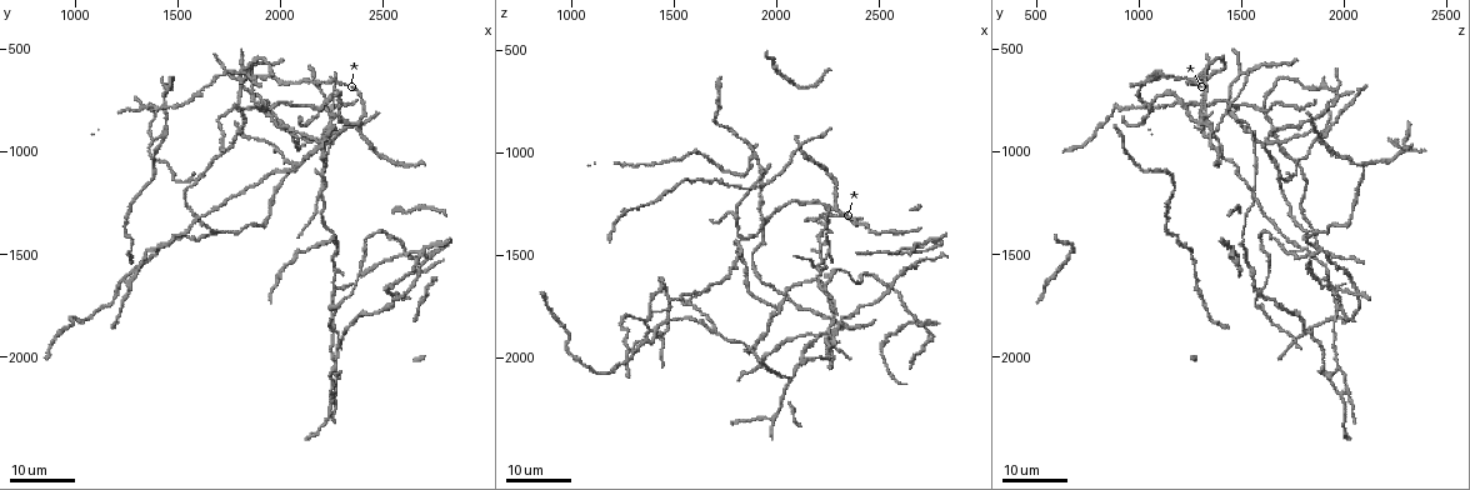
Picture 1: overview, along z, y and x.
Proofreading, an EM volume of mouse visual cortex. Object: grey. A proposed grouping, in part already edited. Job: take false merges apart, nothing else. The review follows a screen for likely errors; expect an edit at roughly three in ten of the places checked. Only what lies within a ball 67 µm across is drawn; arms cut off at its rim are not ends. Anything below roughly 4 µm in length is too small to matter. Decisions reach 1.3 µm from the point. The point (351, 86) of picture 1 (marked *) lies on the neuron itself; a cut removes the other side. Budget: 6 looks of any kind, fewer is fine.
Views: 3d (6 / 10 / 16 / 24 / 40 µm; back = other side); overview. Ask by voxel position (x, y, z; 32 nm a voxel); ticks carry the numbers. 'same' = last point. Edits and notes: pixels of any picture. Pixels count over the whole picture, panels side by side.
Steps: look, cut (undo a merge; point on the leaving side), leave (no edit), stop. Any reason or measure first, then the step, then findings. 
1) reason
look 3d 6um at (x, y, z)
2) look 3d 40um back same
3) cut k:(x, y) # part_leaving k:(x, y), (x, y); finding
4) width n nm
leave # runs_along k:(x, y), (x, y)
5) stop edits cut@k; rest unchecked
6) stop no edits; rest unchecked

three-way junction
look 3d 24um at (2190, 940, 1900)

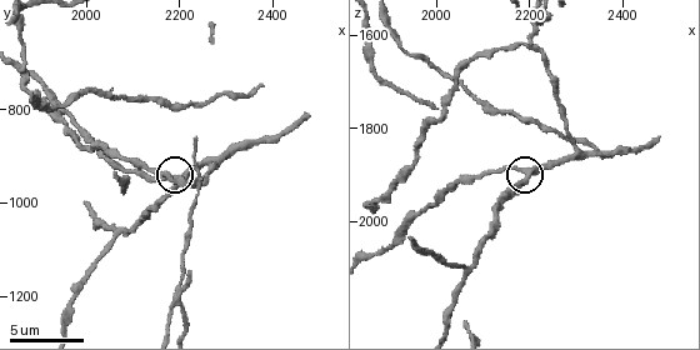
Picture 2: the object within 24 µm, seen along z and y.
look 3d 6um same

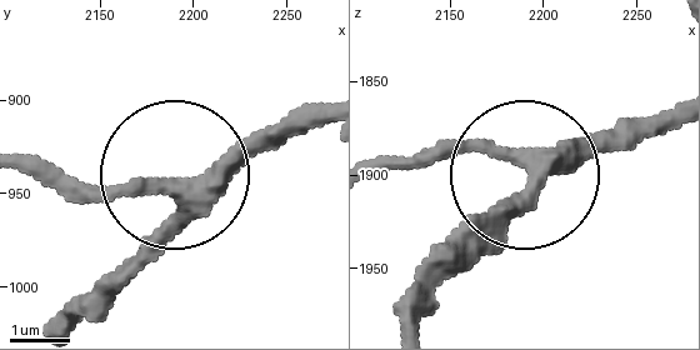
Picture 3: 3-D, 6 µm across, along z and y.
arms 3
leave # continuous, no second neuron

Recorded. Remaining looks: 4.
four arms meet
look 3d 16um at (2670, 1490, 1460)

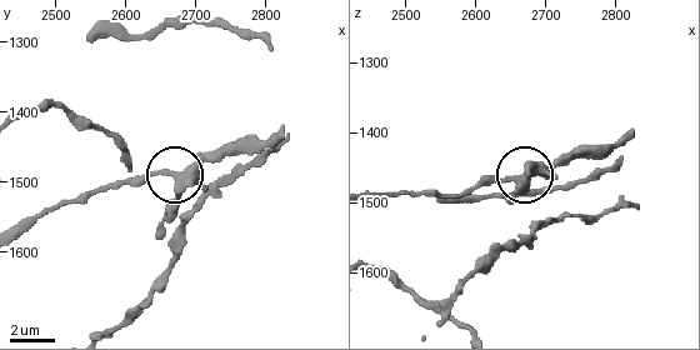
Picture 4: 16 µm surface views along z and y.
look 3d 6um same

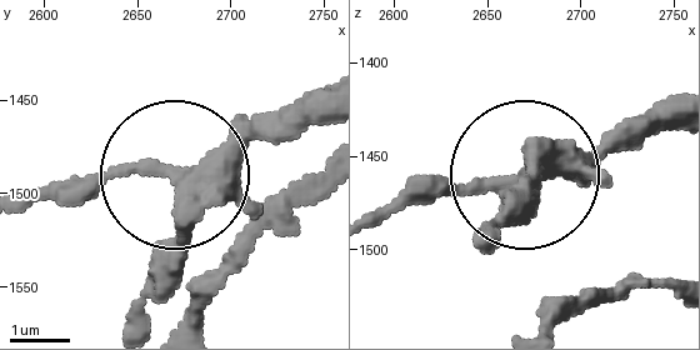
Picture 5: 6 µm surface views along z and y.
leave # runs_along 5:(196, 298), (221, 268), (181, 248), (178, 183), (23, 193); continuous, no second neuron

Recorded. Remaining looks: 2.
two arms in line, one across
look 3d 24um at (1670, 1400, 1860)

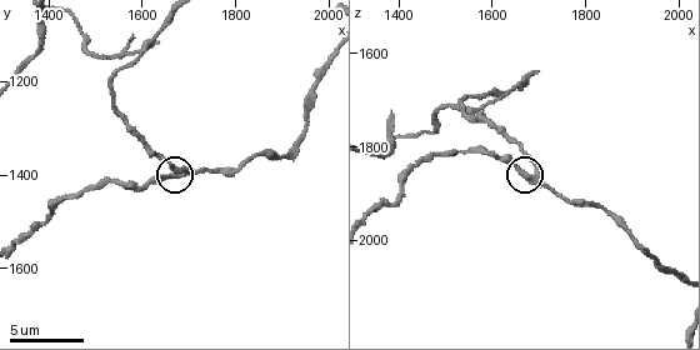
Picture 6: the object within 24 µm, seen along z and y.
look 3d 10um same

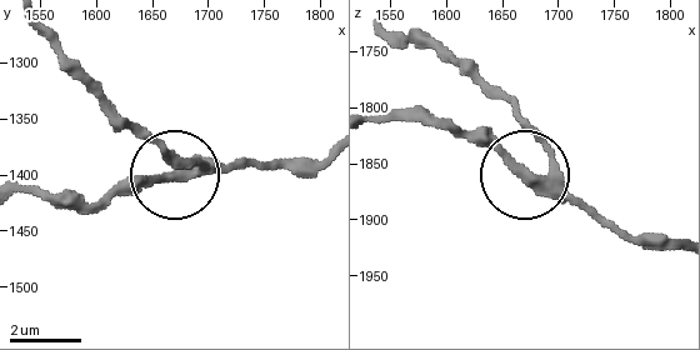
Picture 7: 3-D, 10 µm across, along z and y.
leave # runs_along 7:(41, 26), (125, 116), (196, 164), (125, 181), (101, 203); continuous, no second neuron

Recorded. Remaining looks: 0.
stop no edits; rest unchecked

